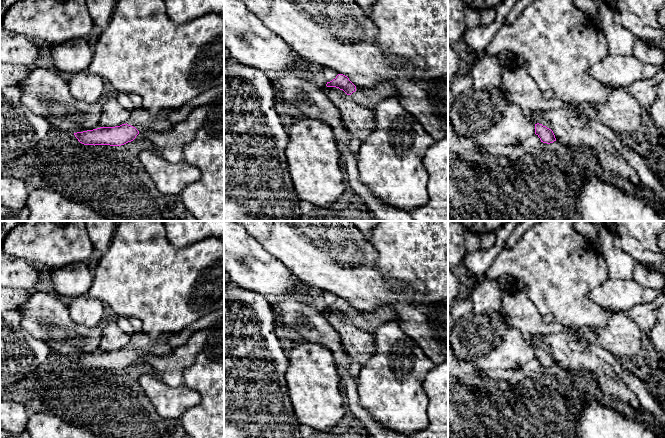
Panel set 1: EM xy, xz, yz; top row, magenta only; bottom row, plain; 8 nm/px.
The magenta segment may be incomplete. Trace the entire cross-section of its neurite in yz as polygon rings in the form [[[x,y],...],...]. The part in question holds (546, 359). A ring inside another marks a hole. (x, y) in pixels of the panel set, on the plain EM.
[[[531,334],[528,336],[531,345],[535,348],[535,358],[543,367],[553,367],[556,365],[555,359],[551,354],[551,348],[541,340],[541,334]]]

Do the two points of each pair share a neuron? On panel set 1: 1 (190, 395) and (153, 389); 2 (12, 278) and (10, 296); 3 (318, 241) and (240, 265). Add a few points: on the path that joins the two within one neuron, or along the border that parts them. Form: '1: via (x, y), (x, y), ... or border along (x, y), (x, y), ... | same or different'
1: via (181, 395), (162, 395) | same
2: border along (10, 287), (32, 290) | different
3: border along (255, 239), (290, 270) | different

